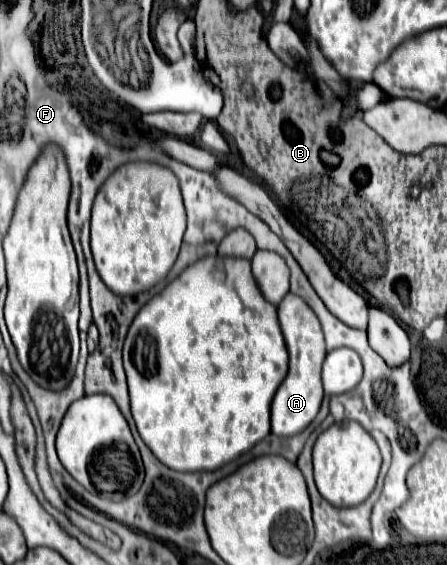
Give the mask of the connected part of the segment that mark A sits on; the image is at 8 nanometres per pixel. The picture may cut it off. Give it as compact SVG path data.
M287 293L277 307L279 323L285 335L285 343L289 349L289 373L285 381L279 385L273 405L271 405L271 431L281 437L291 437L301 433L319 413L321 399L323 399L323 385L321 385L321 365L327 355L323 331L319 325L317 315L299 299L297 295Z

